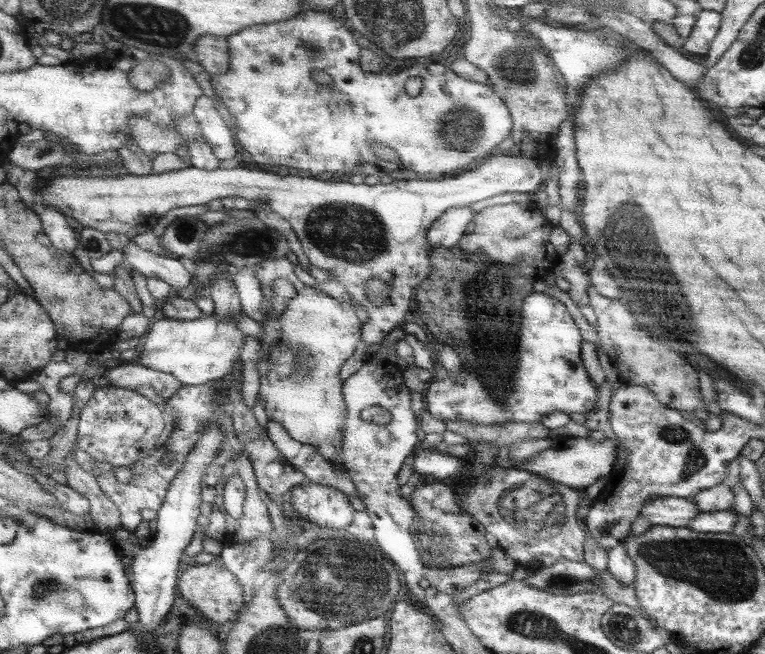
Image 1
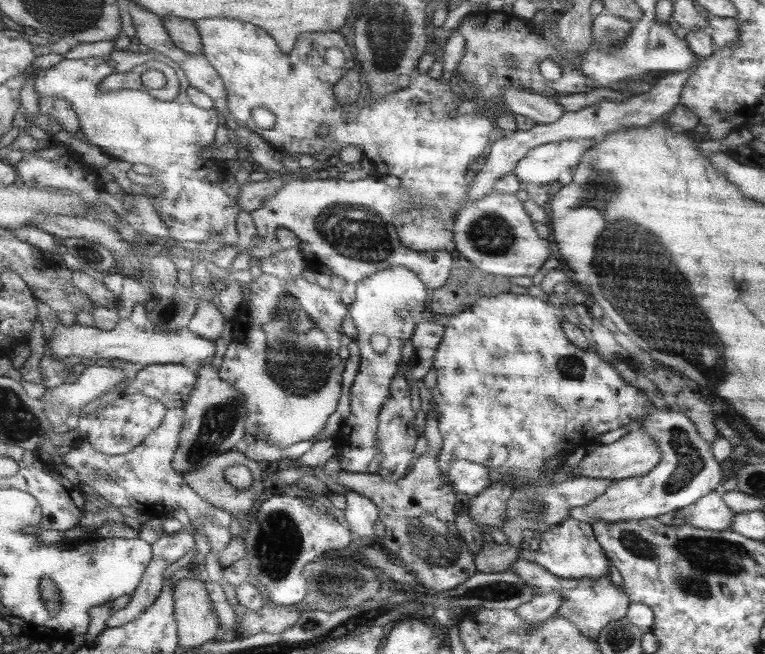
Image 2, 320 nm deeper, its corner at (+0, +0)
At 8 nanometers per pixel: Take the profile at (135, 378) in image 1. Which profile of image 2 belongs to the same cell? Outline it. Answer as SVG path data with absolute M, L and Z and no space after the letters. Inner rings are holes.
M179 364L150 365L129 383L129 394L143 394L163 402L167 409L184 409L197 385L197 371Z

